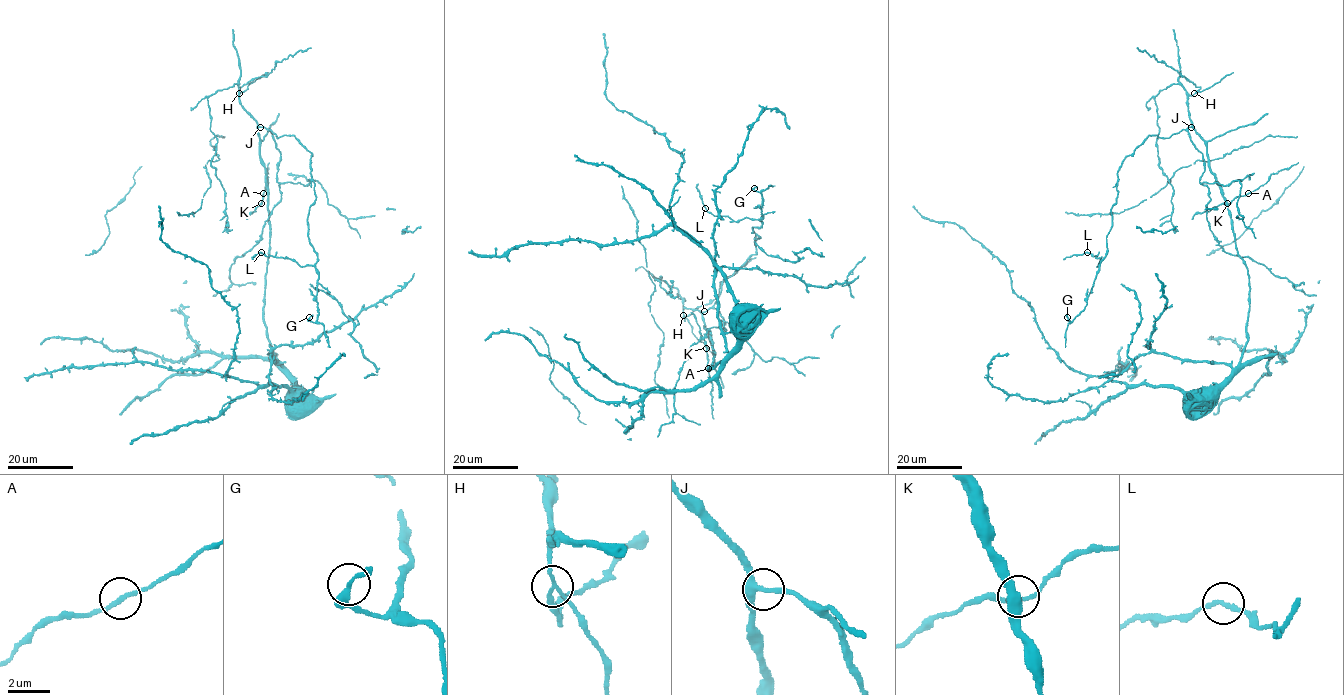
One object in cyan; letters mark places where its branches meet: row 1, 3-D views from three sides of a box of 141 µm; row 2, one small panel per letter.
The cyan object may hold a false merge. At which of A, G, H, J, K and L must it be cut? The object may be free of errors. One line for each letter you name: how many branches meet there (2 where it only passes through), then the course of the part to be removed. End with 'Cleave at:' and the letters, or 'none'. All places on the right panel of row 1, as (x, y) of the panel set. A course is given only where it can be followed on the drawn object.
H: 3 | (1194, 93), (1200, 88), (1159, 62), (1154, 55), (1136, 47)
Cleave at: H

